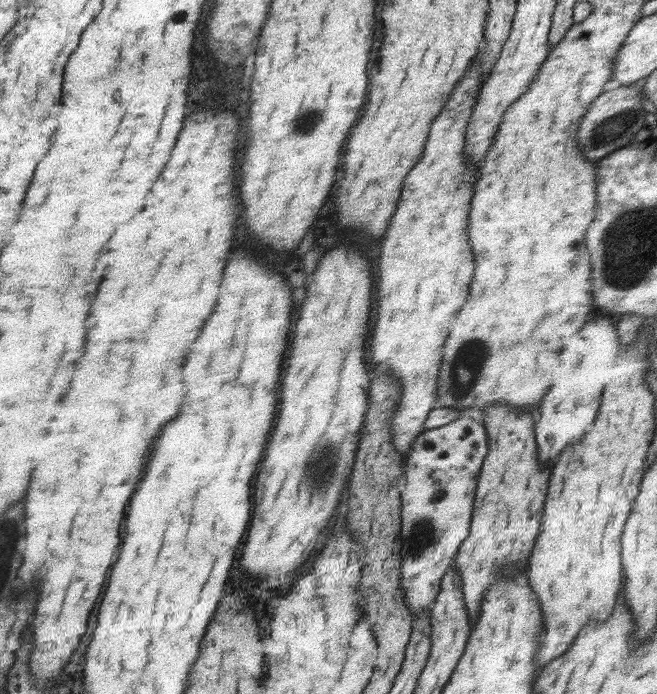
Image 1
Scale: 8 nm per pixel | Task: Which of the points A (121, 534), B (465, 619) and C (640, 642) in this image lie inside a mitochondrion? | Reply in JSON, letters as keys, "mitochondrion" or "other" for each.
{"A":"other","B":"other","C":"other"}

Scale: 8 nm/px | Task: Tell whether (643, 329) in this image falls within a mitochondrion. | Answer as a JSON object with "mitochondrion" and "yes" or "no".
{"mitochondrion":"no"}

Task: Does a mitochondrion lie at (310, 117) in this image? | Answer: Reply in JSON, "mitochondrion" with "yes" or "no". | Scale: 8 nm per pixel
{"mitochondrion":"yes"}

